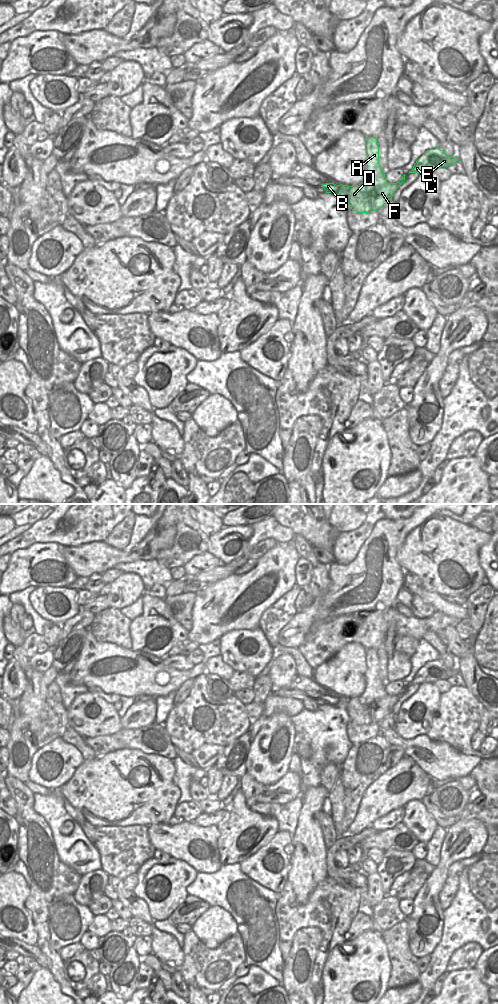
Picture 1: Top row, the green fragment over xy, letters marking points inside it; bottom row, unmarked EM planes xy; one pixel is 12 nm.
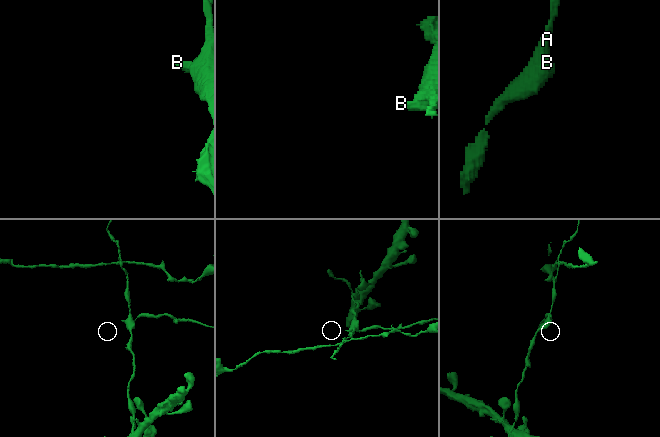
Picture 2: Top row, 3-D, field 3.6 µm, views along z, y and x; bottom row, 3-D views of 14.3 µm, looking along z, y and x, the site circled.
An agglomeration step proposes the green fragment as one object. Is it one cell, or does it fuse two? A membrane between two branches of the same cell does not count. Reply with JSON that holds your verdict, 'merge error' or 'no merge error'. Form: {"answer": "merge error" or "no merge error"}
{"answer": "merge error"}

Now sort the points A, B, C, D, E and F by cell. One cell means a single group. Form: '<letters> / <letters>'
A D / B C E F

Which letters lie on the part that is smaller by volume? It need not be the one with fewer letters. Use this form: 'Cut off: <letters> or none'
Cut off: B, C, E, F

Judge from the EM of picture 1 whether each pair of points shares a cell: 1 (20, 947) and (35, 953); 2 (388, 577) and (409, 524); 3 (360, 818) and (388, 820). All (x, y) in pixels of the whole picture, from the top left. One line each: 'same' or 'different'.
1: same
2: same
3: different

